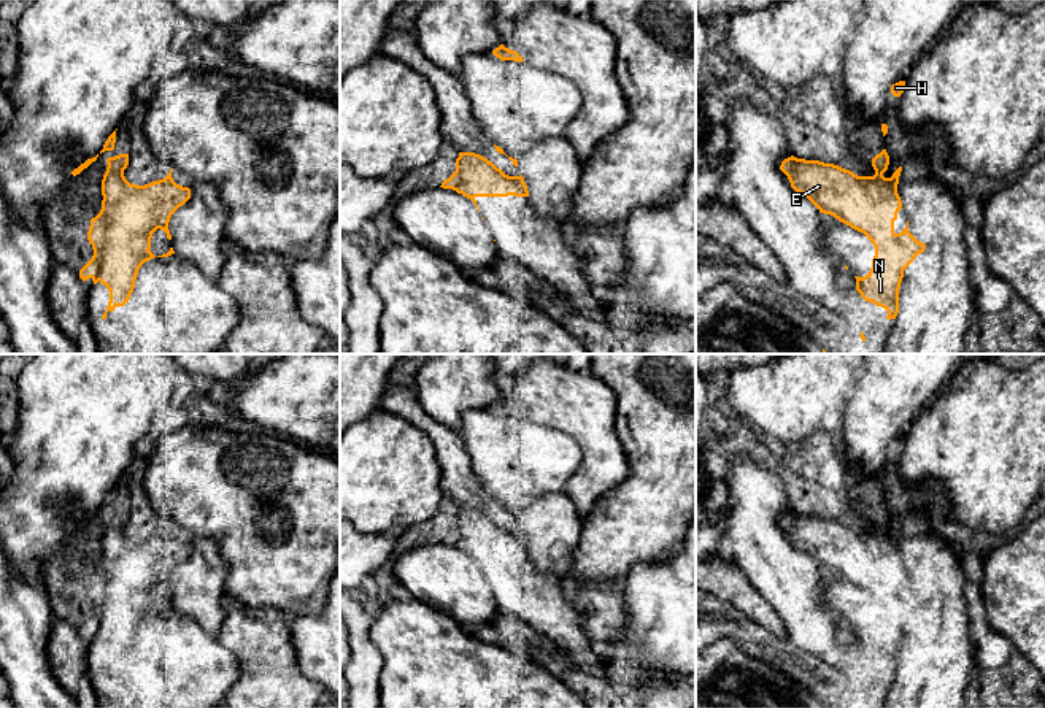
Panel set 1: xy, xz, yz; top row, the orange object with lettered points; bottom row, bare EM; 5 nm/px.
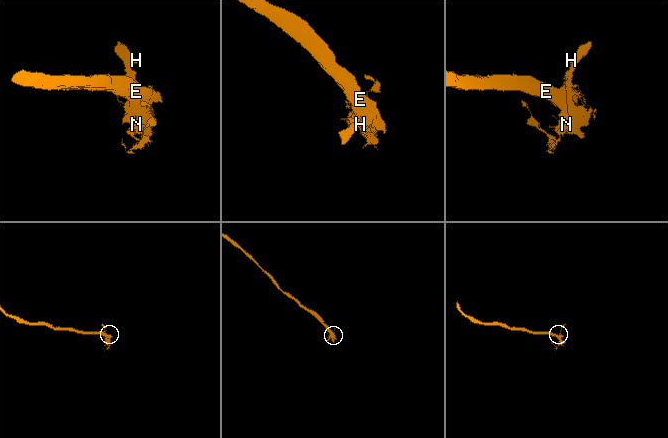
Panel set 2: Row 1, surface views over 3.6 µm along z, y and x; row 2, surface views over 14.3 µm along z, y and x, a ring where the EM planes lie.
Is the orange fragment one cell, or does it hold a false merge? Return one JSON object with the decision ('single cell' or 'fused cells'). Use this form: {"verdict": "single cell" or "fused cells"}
{"verdict": "single cell"}

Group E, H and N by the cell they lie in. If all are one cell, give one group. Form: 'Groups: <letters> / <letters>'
Groups: E H N

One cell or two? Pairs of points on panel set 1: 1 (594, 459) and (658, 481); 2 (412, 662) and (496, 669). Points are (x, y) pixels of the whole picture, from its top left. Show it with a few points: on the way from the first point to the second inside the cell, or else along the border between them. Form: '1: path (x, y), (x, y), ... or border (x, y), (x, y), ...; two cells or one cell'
1: border (620, 437), (628, 461), (628, 475), (601, 496); two cells
2: path (432, 667), (475, 669); one cell

